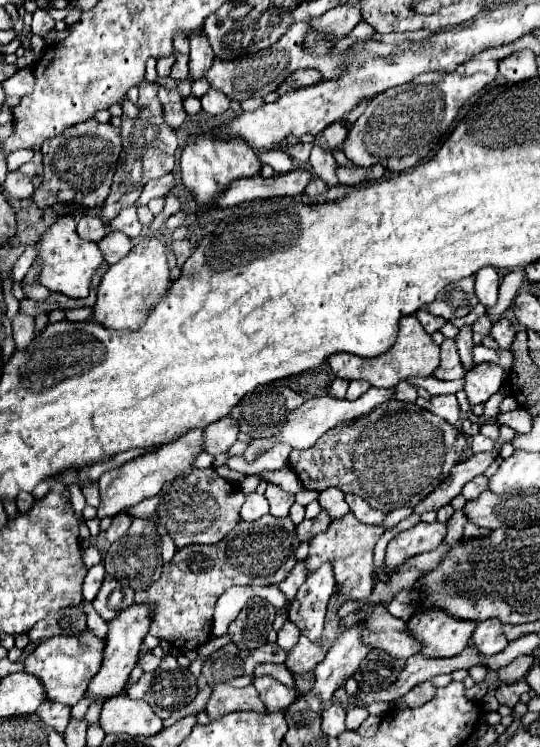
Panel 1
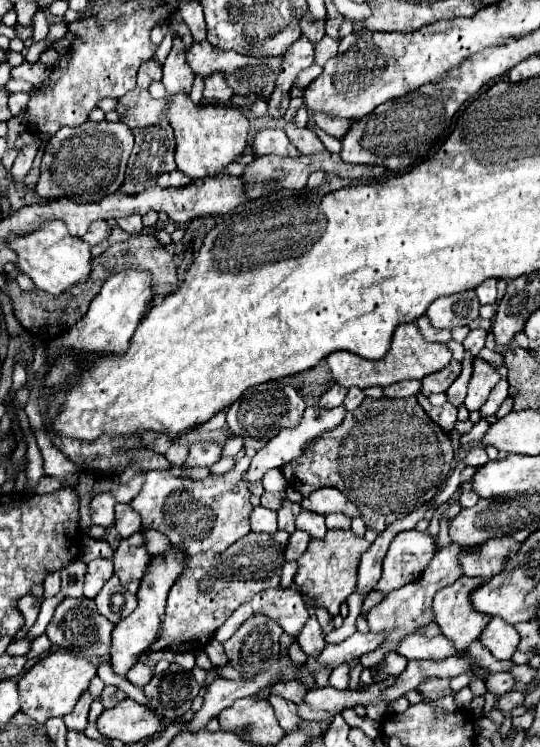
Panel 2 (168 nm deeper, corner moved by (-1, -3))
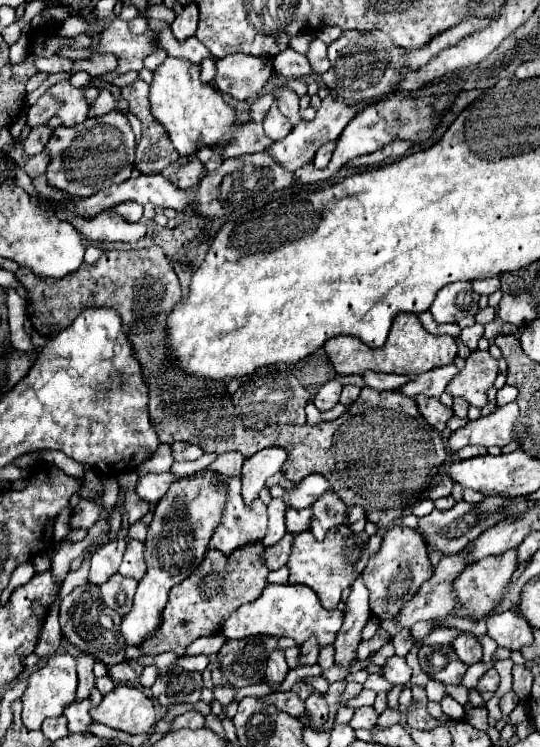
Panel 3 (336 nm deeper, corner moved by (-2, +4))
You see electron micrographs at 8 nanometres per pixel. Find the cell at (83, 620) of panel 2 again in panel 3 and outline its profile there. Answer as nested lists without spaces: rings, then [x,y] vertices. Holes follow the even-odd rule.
[[[88,583],[82,587],[74,587],[72,593],[62,599],[60,627],[68,643],[72,643],[82,653],[92,655],[96,661],[102,661],[106,665],[116,665],[124,661],[126,645],[120,633],[120,615],[100,601],[100,589],[96,585]]]

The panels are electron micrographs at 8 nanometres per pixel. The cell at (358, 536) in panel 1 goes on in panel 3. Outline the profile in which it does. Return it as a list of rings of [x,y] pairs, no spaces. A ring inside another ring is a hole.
[[[346,525],[332,527],[322,541],[316,541],[310,531],[298,533],[292,543],[292,553],[288,559],[288,569],[290,569],[290,583],[296,585],[308,585],[320,599],[320,603],[326,609],[336,609],[340,603],[340,593],[342,589],[350,587],[354,579],[358,577],[358,561],[366,557],[366,543],[368,535],[366,533],[354,533]]]

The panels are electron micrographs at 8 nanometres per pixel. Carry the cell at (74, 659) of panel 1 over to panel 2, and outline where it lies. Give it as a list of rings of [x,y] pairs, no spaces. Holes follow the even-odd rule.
[[[53,652],[19,678],[17,686],[21,694],[21,710],[37,724],[45,724],[53,716],[65,716],[73,710],[79,696],[89,688],[89,682],[95,674],[97,668],[91,662],[71,656],[69,652]]]

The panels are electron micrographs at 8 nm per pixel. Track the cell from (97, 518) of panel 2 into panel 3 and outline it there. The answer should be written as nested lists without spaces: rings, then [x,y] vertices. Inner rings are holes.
[[[82,499],[76,509],[72,511],[72,519],[70,519],[70,525],[74,529],[90,529],[102,515],[102,507],[96,503],[96,501],[88,501],[88,499]]]

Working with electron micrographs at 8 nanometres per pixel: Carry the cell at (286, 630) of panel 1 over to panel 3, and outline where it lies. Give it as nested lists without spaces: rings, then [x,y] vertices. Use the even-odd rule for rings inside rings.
[[[314,689],[312,695],[306,699],[306,713],[314,715],[314,731],[320,731],[324,721],[328,719],[328,705],[320,691]]]

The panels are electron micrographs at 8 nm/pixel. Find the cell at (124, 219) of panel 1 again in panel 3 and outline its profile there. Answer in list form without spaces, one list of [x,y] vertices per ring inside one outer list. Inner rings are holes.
[[[120,203],[118,207],[114,207],[114,211],[130,223],[138,223],[142,219],[142,207],[138,207],[138,203]]]

